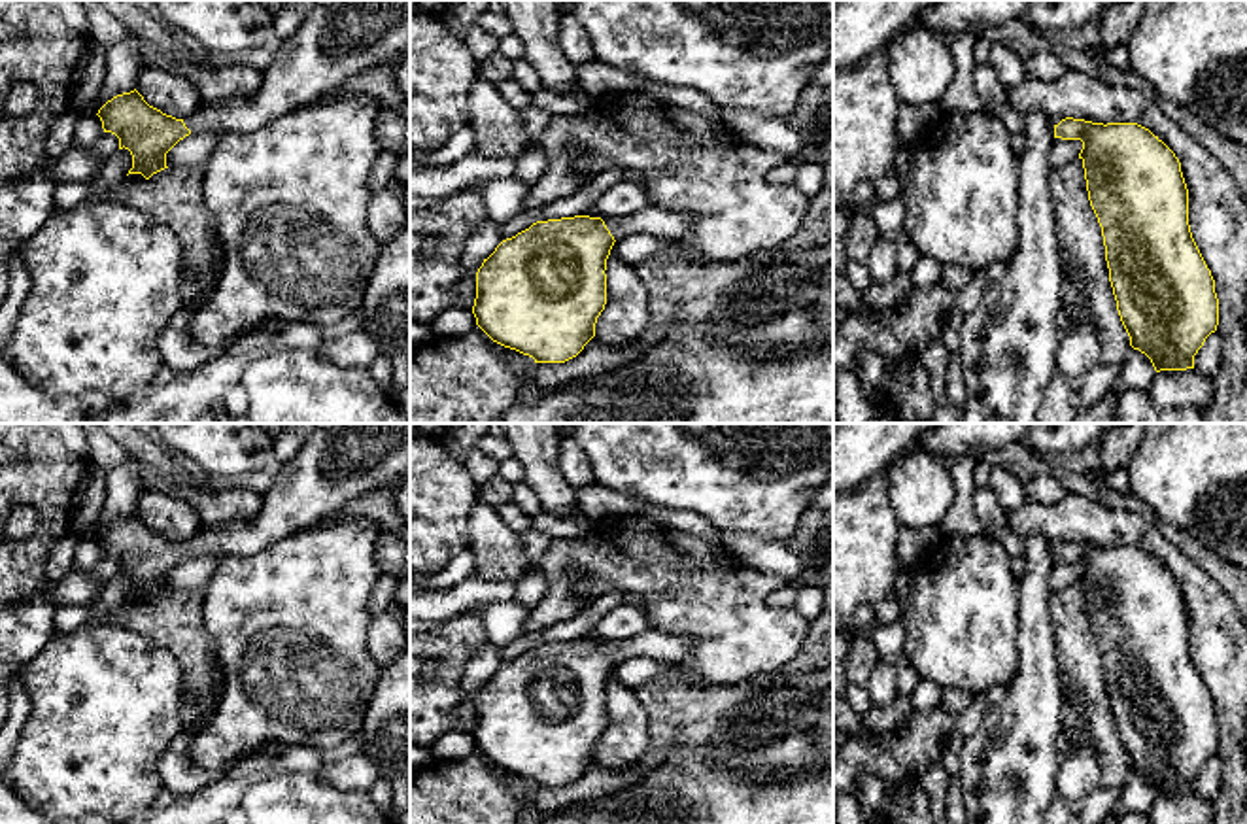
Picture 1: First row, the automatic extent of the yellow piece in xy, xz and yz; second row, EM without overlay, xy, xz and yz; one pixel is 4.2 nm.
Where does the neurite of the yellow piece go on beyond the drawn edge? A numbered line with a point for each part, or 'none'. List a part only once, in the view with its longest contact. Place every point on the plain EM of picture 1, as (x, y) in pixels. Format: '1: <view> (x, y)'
1: xz (666, 647)

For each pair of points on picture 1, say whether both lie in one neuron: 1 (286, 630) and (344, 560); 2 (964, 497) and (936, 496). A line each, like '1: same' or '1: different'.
1: same
2: different

